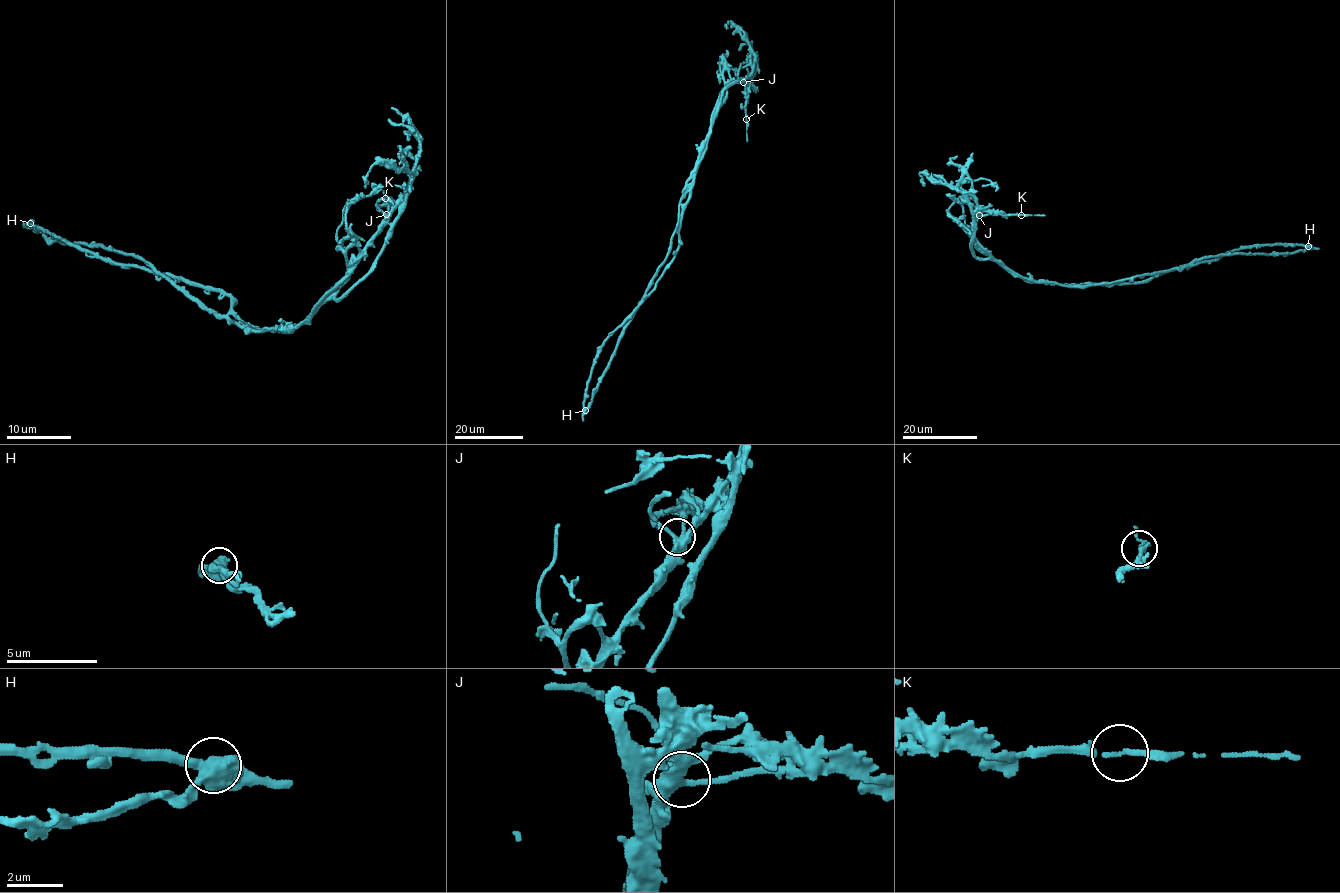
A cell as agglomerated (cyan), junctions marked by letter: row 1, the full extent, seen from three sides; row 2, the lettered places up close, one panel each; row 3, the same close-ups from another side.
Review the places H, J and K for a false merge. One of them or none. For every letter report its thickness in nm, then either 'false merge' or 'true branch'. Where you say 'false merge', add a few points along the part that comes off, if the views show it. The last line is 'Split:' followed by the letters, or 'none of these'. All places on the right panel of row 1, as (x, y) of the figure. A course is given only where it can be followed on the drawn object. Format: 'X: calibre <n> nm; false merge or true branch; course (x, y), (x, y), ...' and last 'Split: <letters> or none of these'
H: calibre 550 nm; false merge; course (1308, 246), (1200, 258), (1148, 281), (1032, 282), (975, 244), (974, 198), (924, 172), (924, 186)
J: calibre 380 nm; true branch
K: calibre 150 nm; true branch
Split: H

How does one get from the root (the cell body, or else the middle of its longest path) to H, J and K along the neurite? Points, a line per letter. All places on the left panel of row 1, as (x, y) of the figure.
H: (255, 328), (238, 319), (227, 293), (149, 271), (146, 267), (104, 260), (30, 223)
J: (255, 328), (263, 332), (278, 329), (283, 332), (308, 319), (311, 312), (348, 275), (349, 266), (386, 214)
K: (255, 328), (283, 332), (308, 319), (311, 312), (346, 277), (349, 266), (388, 215), (385, 199)

